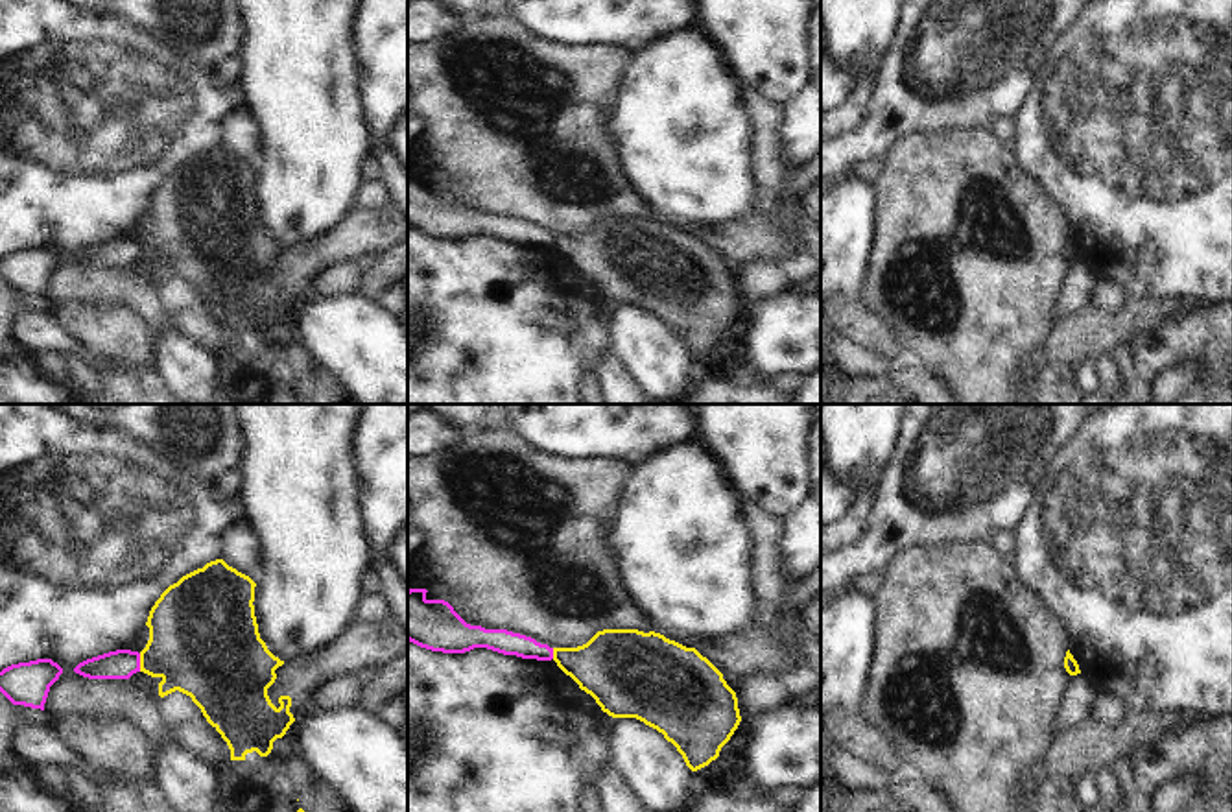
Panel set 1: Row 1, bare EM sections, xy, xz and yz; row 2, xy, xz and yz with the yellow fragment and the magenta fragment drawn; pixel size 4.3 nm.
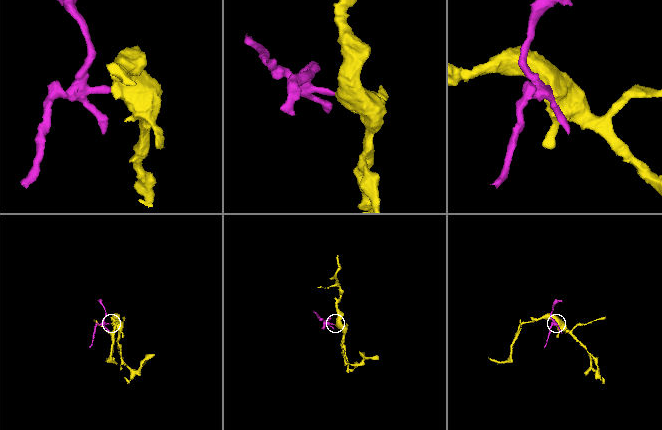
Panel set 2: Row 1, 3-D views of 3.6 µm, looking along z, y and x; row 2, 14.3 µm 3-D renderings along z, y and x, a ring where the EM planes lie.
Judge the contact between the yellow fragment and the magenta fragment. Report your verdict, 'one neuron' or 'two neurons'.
two neurons

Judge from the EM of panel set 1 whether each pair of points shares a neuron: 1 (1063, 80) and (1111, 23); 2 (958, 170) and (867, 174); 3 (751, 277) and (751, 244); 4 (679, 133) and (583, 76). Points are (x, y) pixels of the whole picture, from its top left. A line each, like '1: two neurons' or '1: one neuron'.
1: one neuron
2: two neurons
3: two neurons
4: two neurons

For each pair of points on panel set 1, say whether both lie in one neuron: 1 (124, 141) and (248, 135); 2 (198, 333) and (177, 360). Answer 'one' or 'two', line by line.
1: two
2: two

